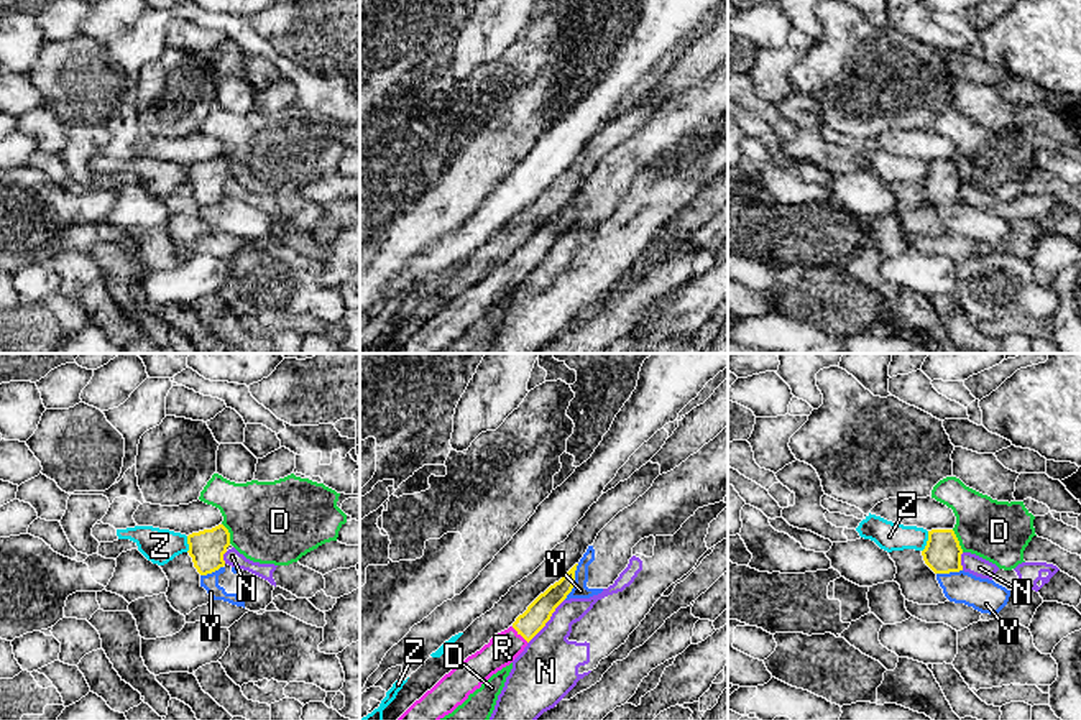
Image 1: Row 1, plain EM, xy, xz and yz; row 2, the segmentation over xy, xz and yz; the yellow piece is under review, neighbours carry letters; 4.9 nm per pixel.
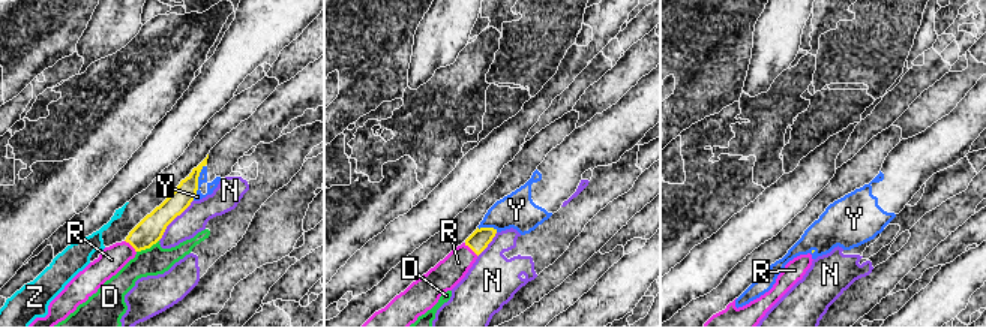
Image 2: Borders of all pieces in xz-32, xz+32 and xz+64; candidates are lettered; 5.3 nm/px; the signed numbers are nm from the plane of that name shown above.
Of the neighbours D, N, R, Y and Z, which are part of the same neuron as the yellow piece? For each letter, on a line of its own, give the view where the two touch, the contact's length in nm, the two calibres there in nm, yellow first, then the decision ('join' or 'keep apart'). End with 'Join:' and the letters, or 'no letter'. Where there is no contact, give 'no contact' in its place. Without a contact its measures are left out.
D: contact in yz; length 130 nm; calibres 180 and 300 nm; keep apart
N: contact in xz; length 280 nm; calibres 120 and 300 nm; keep apart
R: contact in xz; length 120 nm; calibres 120 and 160 nm; join
Y: contact in xz; length 190 nm; calibres 120 and 80 nm; keep apart
Z: contact in yz; length 110 nm; calibres 180 and 140 nm; keep apart
Join: R

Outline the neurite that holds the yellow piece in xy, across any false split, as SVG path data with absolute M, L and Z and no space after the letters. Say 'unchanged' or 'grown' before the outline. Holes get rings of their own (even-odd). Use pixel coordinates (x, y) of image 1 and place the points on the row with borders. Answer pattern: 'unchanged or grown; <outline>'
unchanged; M223 524L187 536L189 556L200 575L212 574L225 565L223 554L230 546L230 533Z

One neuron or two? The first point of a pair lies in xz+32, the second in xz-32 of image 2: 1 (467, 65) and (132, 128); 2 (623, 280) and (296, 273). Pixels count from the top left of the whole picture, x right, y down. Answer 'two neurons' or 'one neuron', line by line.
1: one neuron
2: one neuron

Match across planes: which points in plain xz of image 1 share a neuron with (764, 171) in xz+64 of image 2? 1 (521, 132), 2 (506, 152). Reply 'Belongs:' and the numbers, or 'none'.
Belongs: 1, 2

